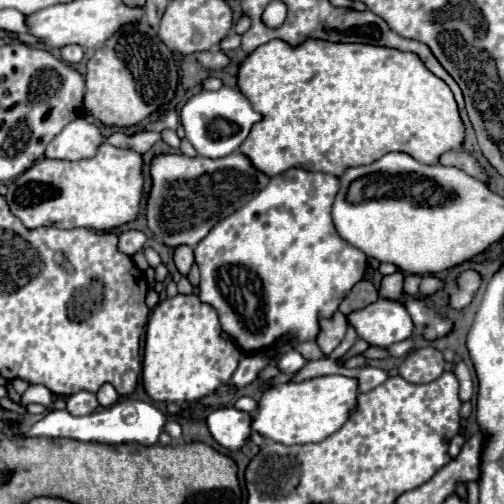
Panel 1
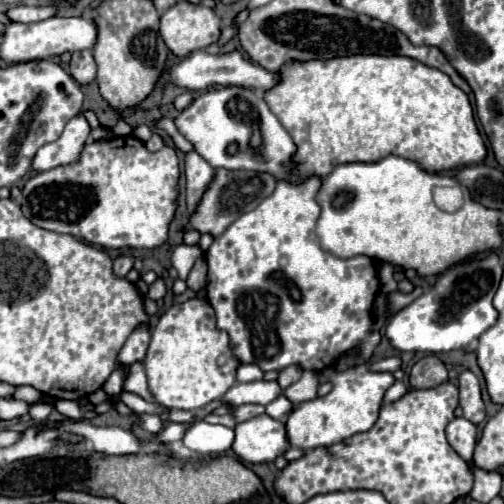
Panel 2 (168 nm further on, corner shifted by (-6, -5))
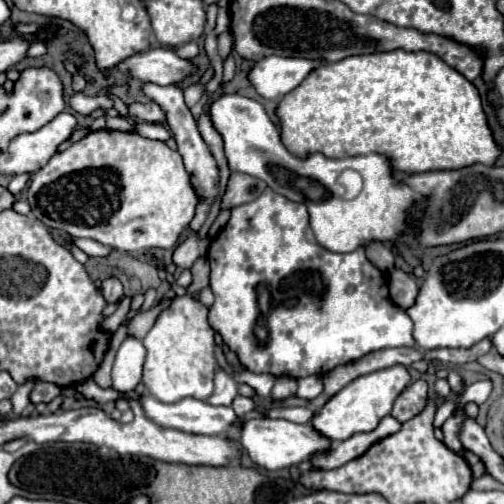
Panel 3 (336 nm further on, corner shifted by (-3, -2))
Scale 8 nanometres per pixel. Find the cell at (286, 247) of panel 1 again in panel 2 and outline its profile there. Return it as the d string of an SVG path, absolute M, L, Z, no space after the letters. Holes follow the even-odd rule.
M308 176L304 178L302 182L294 184L294 182L288 182L288 180L278 180L278 186L276 190L264 198L258 208L254 208L252 212L246 212L242 214L226 232L224 236L218 236L214 238L212 246L208 248L206 252L206 262L208 262L208 284L206 284L206 294L208 294L208 302L210 306L214 308L216 312L216 320L218 320L218 328L220 330L226 330L228 336L230 336L230 344L232 344L232 352L234 356L244 362L244 364L258 364L264 372L268 370L282 370L286 366L300 366L304 370L316 370L316 372L322 372L330 366L334 366L334 362L338 360L338 356L346 354L348 350L352 348L360 348L362 350L362 356L368 360L372 354L374 354L374 348L376 344L380 342L380 334L378 332L370 332L372 328L372 316L370 316L370 308L372 308L372 300L374 296L378 294L378 276L376 276L376 270L374 270L374 262L368 258L368 256L354 256L354 258L338 258L330 252L326 252L316 238L310 238L310 234L314 232L316 224L318 224L318 212L322 208L318 208L318 202L316 202L316 194L318 194L318 188L322 186L322 180L318 176Z

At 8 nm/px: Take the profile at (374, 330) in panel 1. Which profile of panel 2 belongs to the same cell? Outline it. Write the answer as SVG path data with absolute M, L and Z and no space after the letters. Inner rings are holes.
M496 254L456 264L440 274L436 286L428 294L422 294L412 304L388 318L386 338L396 350L402 352L438 354L466 348L496 322L498 312L492 306L492 296L498 290L500 276L502 264Z

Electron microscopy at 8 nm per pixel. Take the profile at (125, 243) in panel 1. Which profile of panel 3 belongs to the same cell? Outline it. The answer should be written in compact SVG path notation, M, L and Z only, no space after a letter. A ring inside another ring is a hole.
M115 277L105 279L101 289L103 289L103 297L107 303L119 303L123 299L123 287L121 287L119 279L115 279Z

